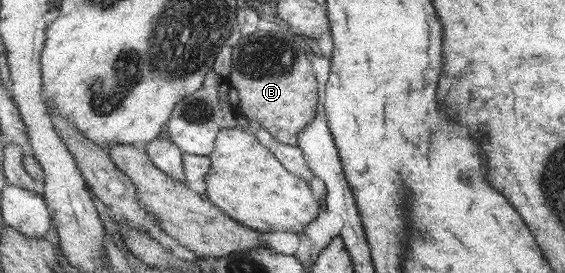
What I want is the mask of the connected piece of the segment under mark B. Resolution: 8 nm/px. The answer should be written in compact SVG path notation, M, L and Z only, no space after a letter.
M256 31L252 35L248 32L233 46L234 59L229 82L237 90L239 96L239 113L257 121L261 127L265 127L278 141L288 145L297 146L299 133L303 132L315 118L320 103L320 83L316 81L316 73L312 69L310 59L306 53L294 43L294 37L290 33L266 33Z

